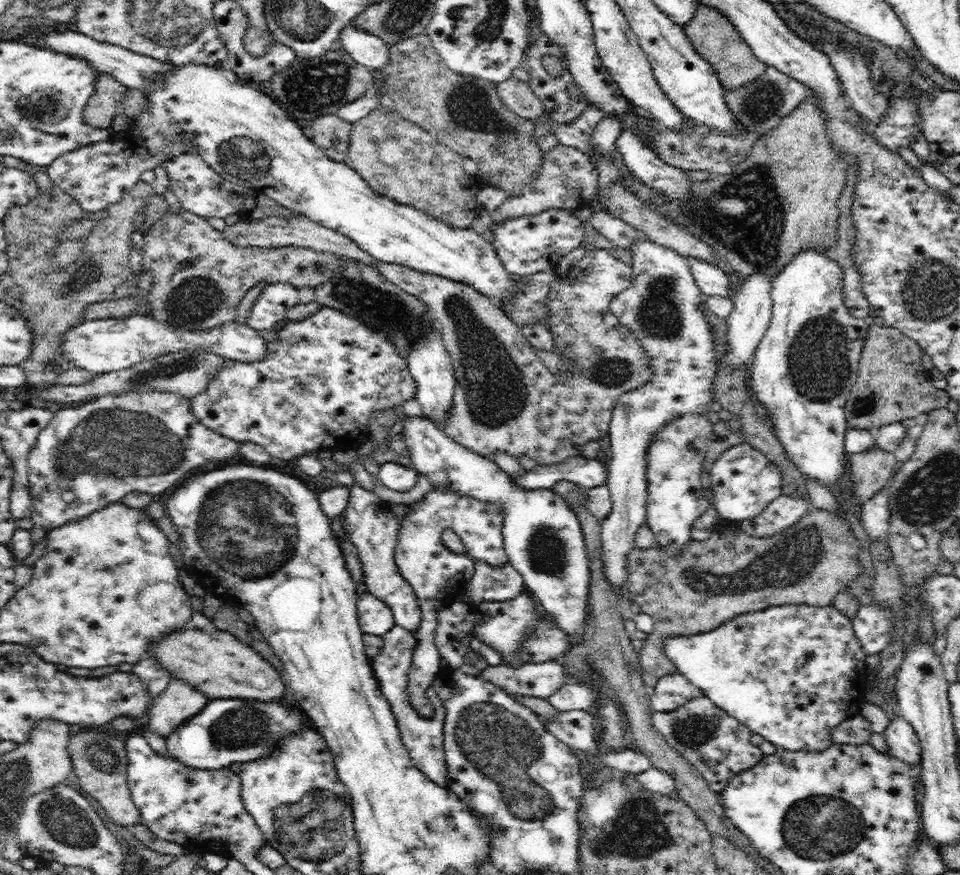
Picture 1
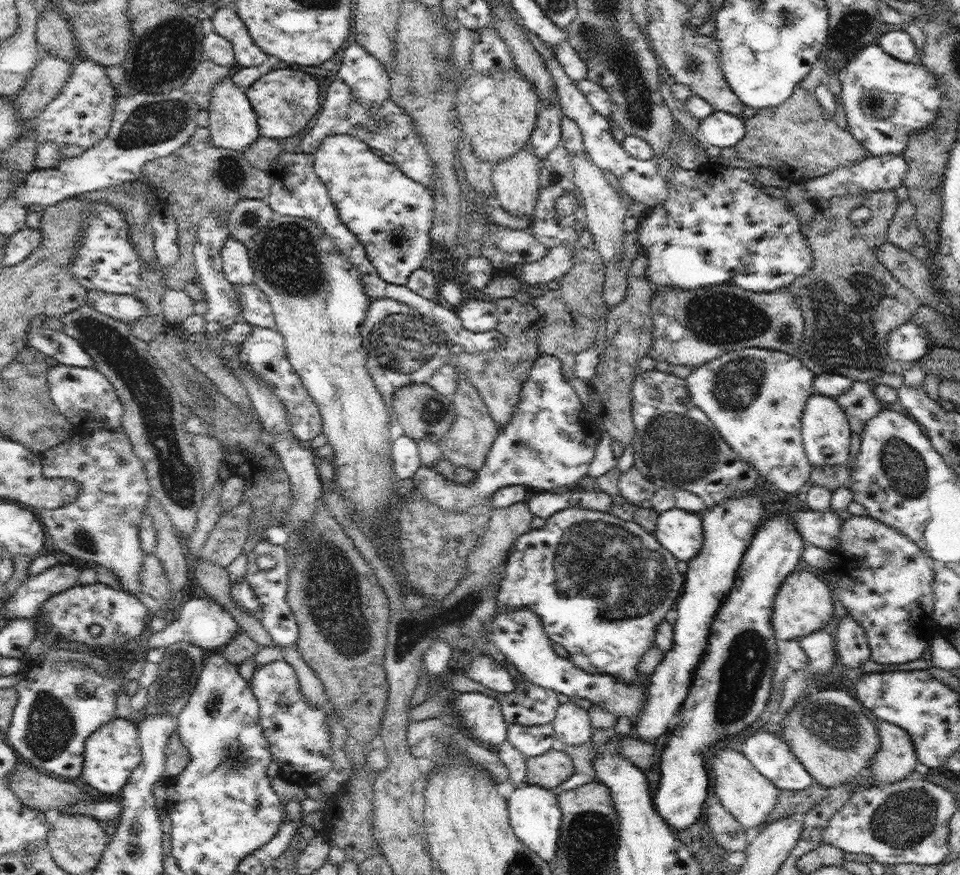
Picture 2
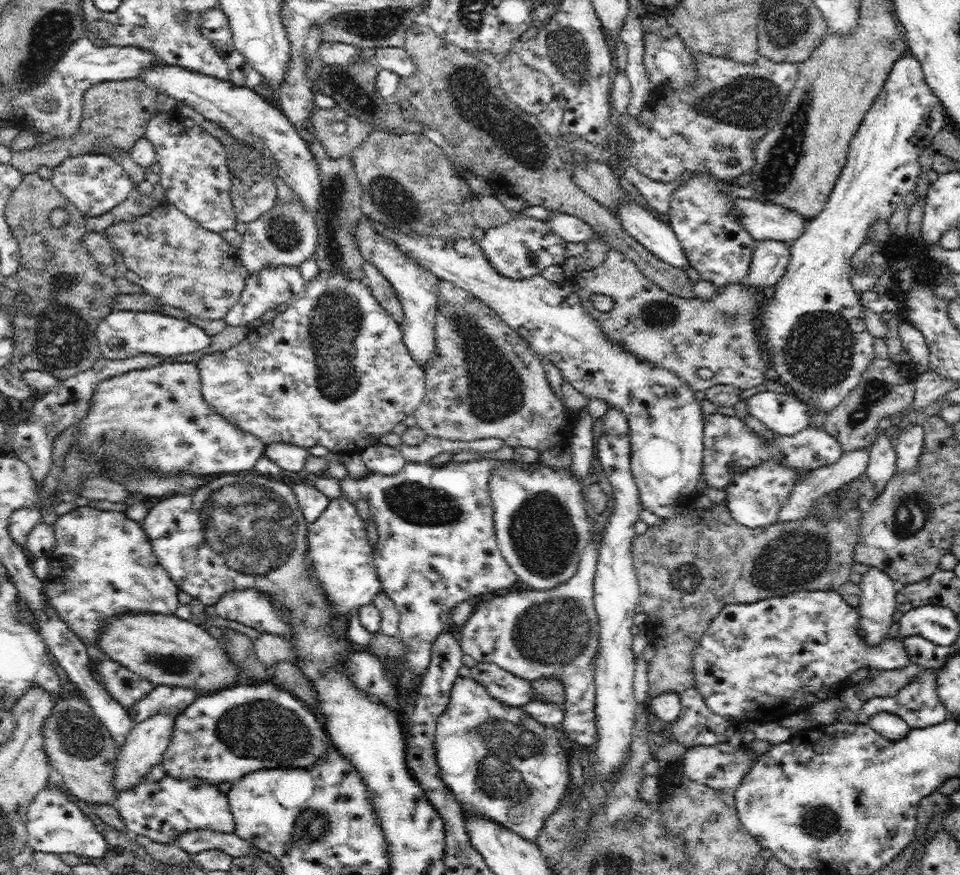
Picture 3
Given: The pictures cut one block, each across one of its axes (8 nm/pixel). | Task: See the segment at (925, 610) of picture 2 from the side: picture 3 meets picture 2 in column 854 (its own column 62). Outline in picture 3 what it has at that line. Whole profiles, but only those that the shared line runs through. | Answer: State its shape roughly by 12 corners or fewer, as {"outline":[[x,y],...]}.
{"outline":[[80,506],[53,524],[43,589],[96,645],[114,616],[174,615],[140,522]]}

